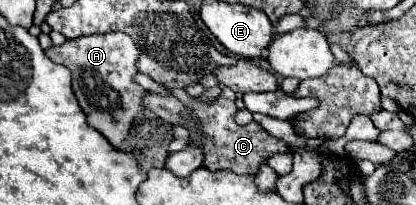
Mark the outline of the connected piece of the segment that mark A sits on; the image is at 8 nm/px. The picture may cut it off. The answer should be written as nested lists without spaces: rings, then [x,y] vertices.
[[[123,32],[81,36],[67,40],[61,46],[51,46],[49,50],[45,50],[45,54],[55,64],[63,64],[71,70],[71,86],[81,110],[87,116],[87,124],[91,124],[115,148],[119,148],[119,144],[129,134],[133,116],[143,110],[143,88],[133,82],[133,74],[137,74],[135,64],[141,54],[133,38]]]

